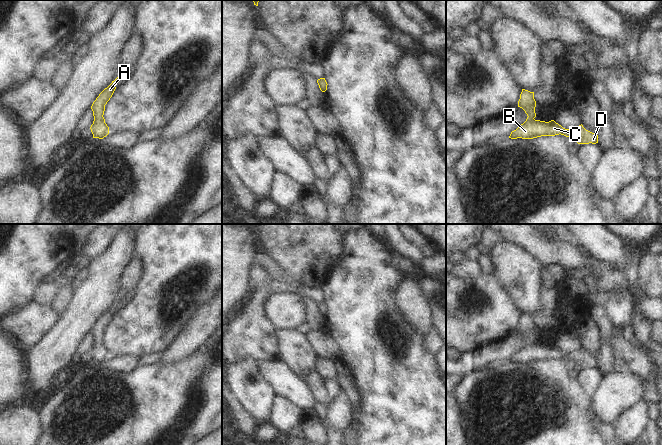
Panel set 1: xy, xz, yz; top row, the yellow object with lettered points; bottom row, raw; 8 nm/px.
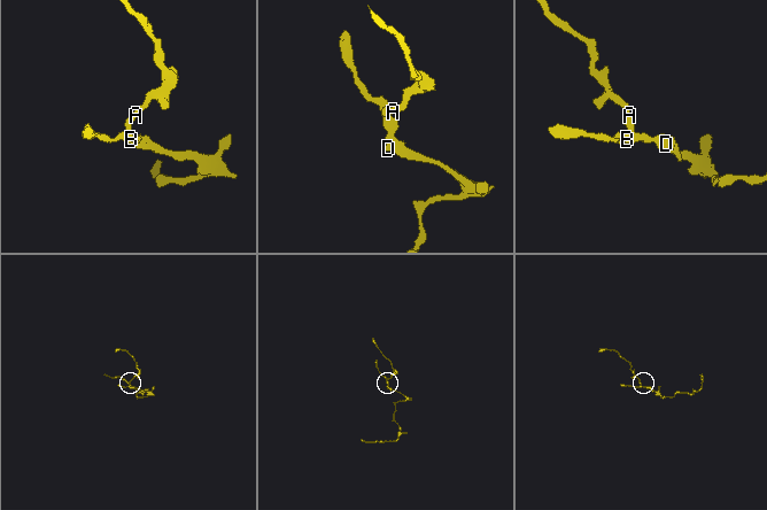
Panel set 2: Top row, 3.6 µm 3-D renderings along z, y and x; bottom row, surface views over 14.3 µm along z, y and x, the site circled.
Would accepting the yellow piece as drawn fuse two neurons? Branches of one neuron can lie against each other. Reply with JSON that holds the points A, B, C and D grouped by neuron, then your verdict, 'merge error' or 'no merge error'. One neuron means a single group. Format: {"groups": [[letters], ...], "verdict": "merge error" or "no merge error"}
{"groups": [["A", "B", "C", "D"]], "verdict": "no merge error"}

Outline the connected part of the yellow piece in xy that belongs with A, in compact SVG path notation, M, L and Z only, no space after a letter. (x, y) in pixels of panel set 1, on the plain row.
M119 299L114 305L112 305L112 307L99 318L91 330L94 345L90 353L93 358L93 362L103 363L109 358L109 351L105 347L105 343L103 341L105 329L110 324L116 313L115 307L123 301L124 299Z

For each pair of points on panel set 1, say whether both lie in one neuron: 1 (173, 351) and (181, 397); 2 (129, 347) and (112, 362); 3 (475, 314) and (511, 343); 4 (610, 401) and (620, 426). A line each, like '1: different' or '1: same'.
1: different
2: different
3: different
4: different

